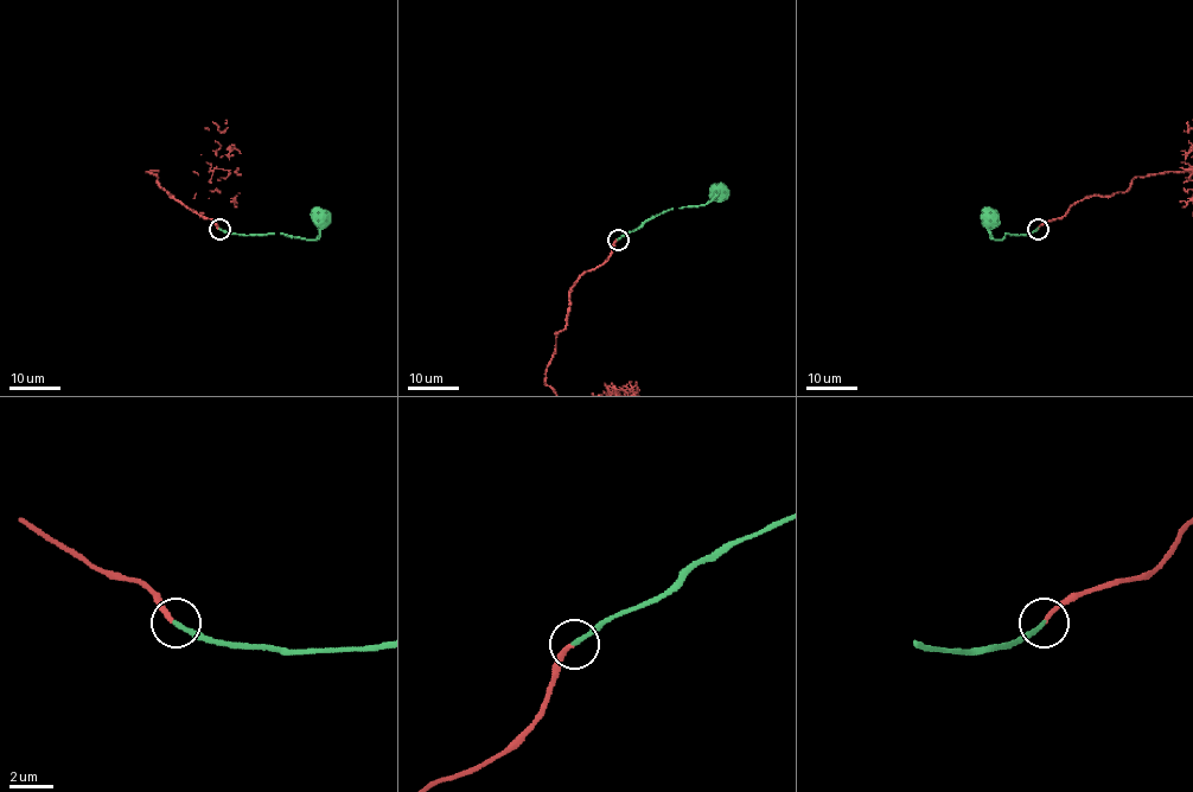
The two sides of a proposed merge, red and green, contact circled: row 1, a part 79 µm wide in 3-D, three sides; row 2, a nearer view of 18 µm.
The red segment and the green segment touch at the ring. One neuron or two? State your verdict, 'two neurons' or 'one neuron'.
one neuron

